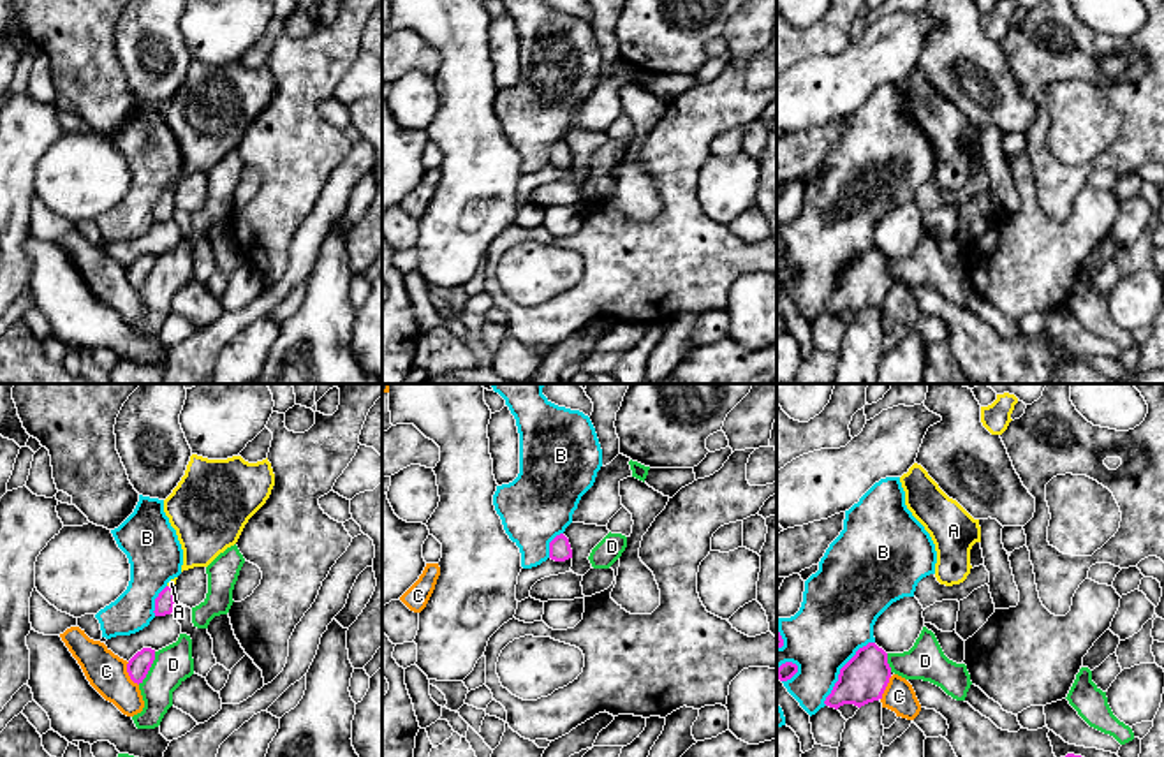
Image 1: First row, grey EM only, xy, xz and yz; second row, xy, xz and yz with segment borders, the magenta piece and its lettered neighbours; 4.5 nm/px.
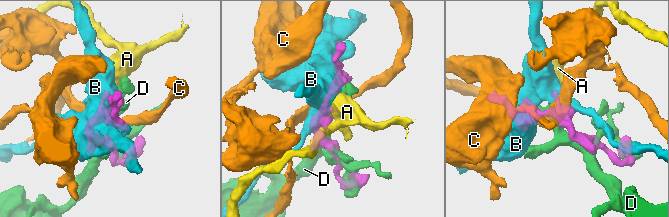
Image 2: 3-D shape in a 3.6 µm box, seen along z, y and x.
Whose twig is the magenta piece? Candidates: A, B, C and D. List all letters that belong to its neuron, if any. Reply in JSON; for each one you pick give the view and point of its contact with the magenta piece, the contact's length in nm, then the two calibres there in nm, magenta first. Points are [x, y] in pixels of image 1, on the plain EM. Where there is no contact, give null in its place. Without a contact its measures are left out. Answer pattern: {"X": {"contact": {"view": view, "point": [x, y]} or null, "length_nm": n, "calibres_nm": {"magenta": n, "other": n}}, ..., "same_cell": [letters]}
{"A": {"contact": {"view": "xy", "point": [169, 192]}, "length_nm": 30, "calibres_nm": {"magenta": 90, "other": 40}}, "same_cell": ["A"]}

